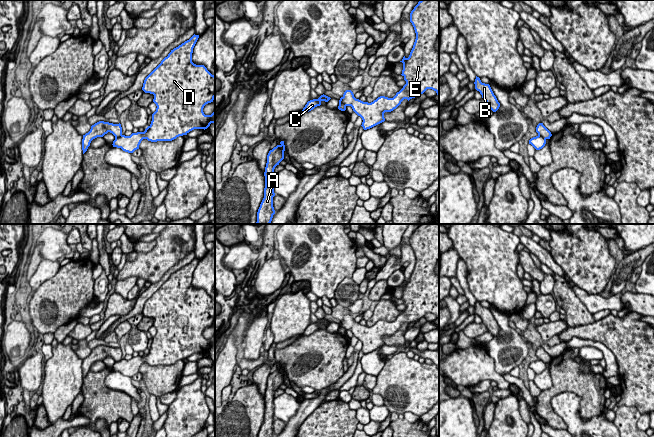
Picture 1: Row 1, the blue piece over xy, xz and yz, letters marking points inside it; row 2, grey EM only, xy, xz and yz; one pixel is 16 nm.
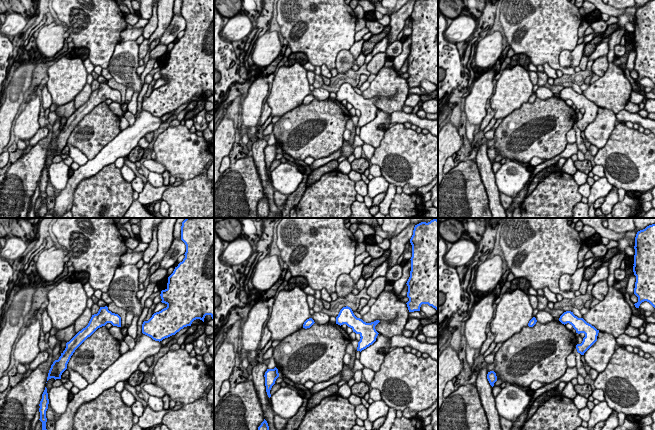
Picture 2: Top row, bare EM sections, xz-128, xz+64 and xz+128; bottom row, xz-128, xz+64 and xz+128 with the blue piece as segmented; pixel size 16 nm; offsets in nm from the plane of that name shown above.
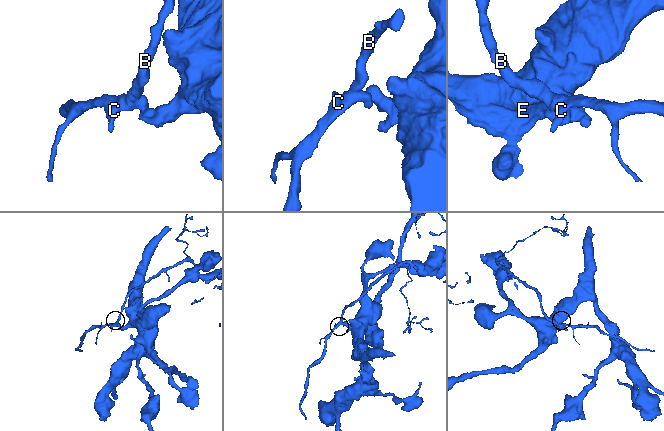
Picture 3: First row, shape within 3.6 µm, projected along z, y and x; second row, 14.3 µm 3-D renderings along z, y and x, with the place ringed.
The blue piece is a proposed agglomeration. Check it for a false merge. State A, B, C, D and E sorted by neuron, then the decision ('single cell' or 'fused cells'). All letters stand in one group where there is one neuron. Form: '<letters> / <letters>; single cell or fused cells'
A B C / D E; fused cells

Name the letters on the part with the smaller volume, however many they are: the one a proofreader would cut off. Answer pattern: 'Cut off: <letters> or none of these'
Cut off: A, B, C

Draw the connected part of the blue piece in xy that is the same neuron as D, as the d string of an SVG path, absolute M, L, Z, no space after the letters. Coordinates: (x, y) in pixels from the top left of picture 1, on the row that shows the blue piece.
M193 35L178 47L171 50L167 57L145 78L142 90L145 93L154 95L153 102L156 104L156 111L152 114L151 124L144 132L132 133L130 136L122 135L115 138L113 147L121 148L123 151L133 153L139 149L143 139L151 142L172 141L179 136L187 135L194 129L207 129L211 123L215 123L215 110L211 115L205 115L203 108L206 104L213 102L215 98L215 76L212 75L204 65L196 65L192 62L193 48L199 35Z

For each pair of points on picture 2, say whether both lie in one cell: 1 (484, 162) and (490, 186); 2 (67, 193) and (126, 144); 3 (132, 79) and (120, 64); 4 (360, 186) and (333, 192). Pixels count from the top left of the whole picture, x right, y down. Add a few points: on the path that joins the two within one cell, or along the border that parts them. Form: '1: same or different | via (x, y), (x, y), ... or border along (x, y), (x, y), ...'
1: same | via (485, 168), (488, 180)
2: same | via (78, 177), (110, 153)
3: same | via (128, 75), (123, 68)
4: different | border along (354, 183), (354, 189), (357, 193)

